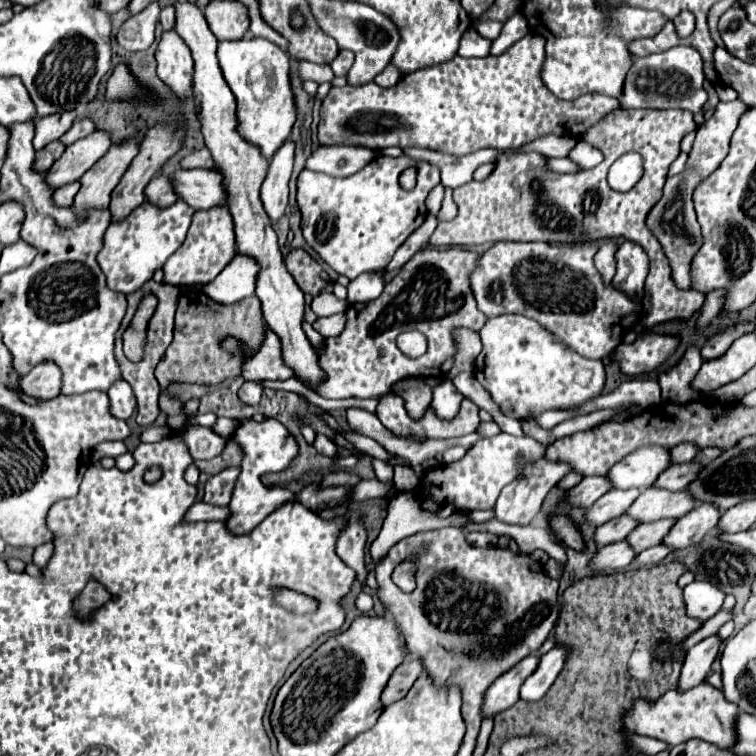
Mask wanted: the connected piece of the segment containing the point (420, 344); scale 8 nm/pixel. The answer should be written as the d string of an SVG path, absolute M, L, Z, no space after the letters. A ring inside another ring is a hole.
M403 332L396 341L399 350L411 358L417 358L427 351L427 338L421 332Z

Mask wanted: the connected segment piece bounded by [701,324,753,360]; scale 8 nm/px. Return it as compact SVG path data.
M743 324L743 326L737 326L737 328L727 328L725 332L719 332L715 334L703 348L701 348L701 354L705 360L711 360L711 358L717 358L721 356L735 338L747 334L747 332L753 332L753 324Z

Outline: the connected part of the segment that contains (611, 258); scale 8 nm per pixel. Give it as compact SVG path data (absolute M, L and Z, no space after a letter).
M605 242L595 254L595 268L599 270L605 286L609 286L611 278L615 276L615 250L617 246L613 242Z

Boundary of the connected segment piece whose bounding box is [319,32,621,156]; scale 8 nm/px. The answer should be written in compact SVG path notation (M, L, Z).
M533 32L511 44L499 56L463 58L453 56L445 64L425 66L421 70L405 74L395 86L381 88L375 82L363 86L331 88L321 104L319 144L323 146L363 146L371 150L383 150L387 146L405 148L429 148L441 154L463 156L481 148L517 148L543 134L579 136L591 124L595 124L607 112L621 108L617 100L601 94L581 96L577 100L559 100L541 84L541 64L545 62L545 38Z

